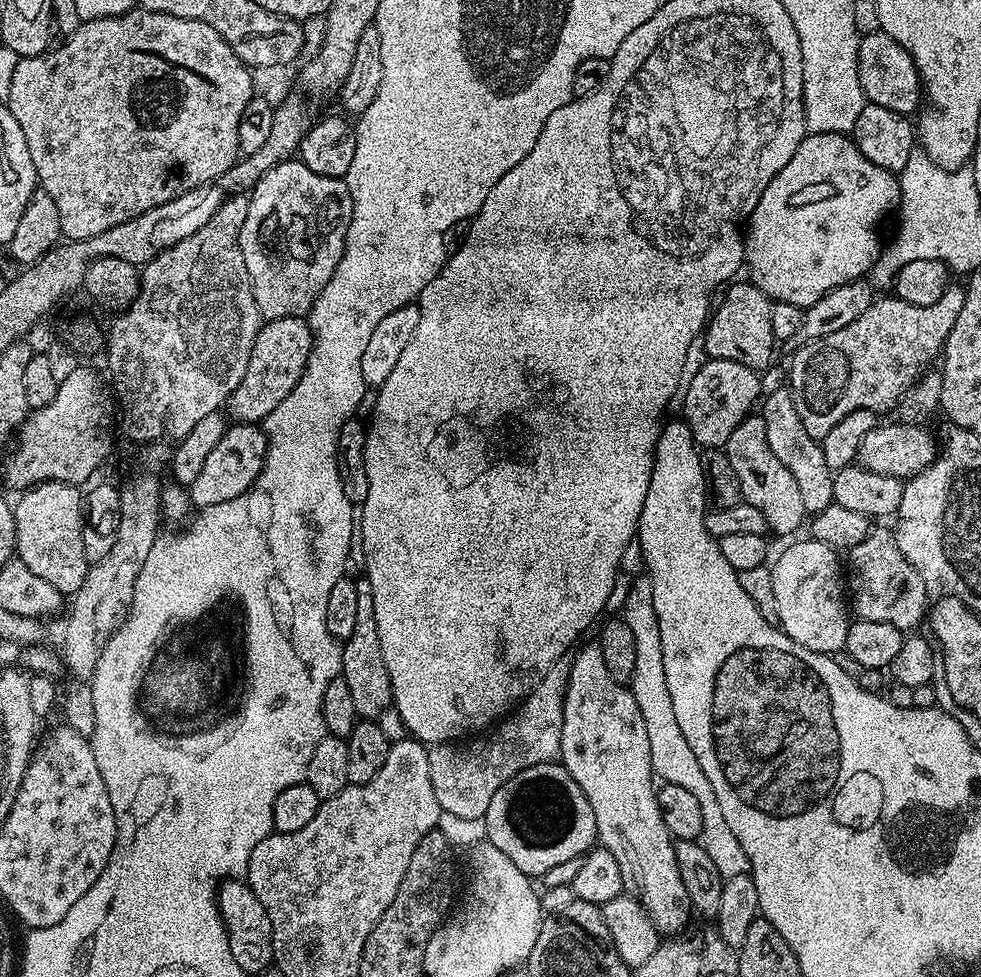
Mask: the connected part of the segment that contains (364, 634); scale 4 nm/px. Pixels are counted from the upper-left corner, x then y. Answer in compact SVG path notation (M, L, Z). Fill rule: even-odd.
M366 578L356 580L358 590L358 614L355 615L354 634L343 641L340 671L350 686L354 710L360 720L376 720L388 708L393 707L390 674L382 658L382 642L378 642L378 622L374 622L374 594Z

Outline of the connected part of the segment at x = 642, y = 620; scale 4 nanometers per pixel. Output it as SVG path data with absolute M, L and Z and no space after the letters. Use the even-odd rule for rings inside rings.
M640 578L629 586L628 593L624 596L622 618L626 626L630 626L630 634L634 634L636 657L630 687L634 694L634 702L638 702L638 710L642 710L642 719L646 722L653 773L663 783L683 786L684 789L690 790L690 794L694 794L694 798L698 798L698 806L702 806L703 820L702 835L698 842L706 850L706 854L710 854L718 874L722 874L725 880L738 878L738 874L749 874L746 850L742 850L742 842L738 842L730 826L726 826L726 818L722 818L718 798L714 798L714 786L710 786L710 778L702 774L702 766L698 766L694 750L690 750L682 729L678 727L674 701L666 687L666 666L662 666L662 634L658 630L658 614L654 614L654 586L647 578Z

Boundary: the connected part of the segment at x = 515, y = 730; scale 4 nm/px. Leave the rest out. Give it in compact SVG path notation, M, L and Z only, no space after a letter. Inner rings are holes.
M567 659L559 660L551 670L544 673L544 677L536 683L531 694L524 697L515 709L503 717L491 730L473 735L463 742L434 744L428 748L430 782L434 782L434 795L438 798L441 812L454 814L461 818L483 820L486 810L490 810L490 802L493 800L494 794L498 794L498 790L502 790L502 786L506 782L510 782L510 778L514 778L514 774L518 774L530 766L551 764L559 757L569 669L570 664Z

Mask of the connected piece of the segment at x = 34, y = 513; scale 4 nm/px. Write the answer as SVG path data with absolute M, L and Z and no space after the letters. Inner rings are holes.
M42 481L21 491L14 500L14 530L16 531L15 555L38 578L50 582L61 597L71 598L86 582L89 562L82 550L84 505L82 492L77 485L66 481Z

